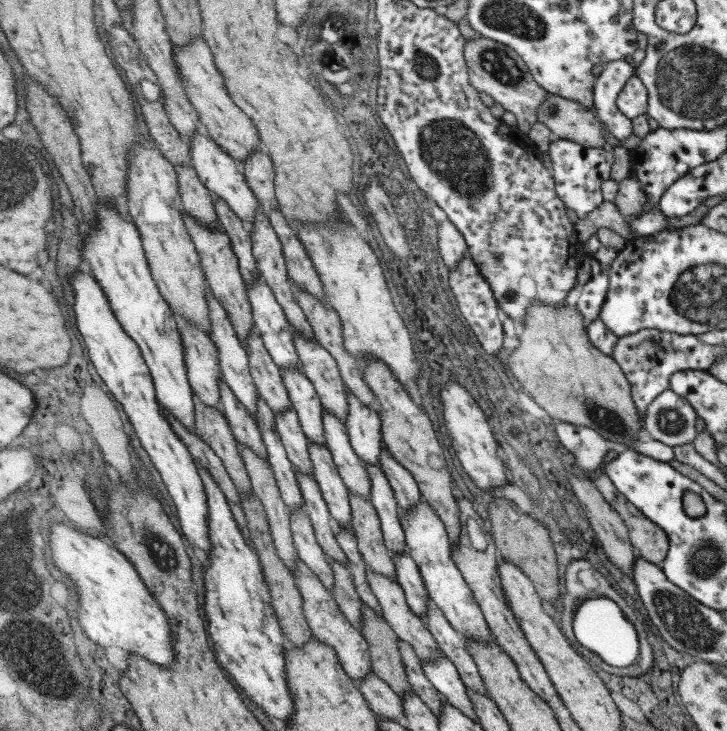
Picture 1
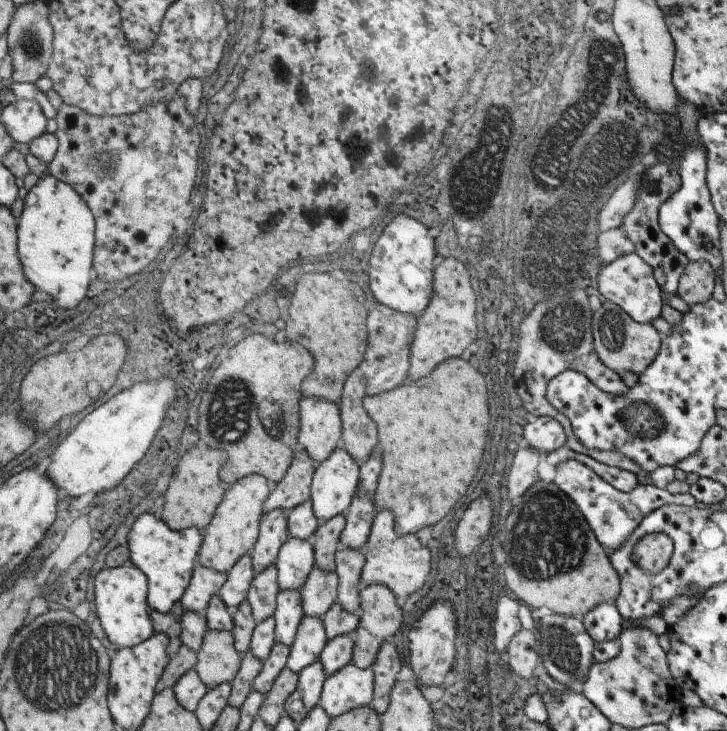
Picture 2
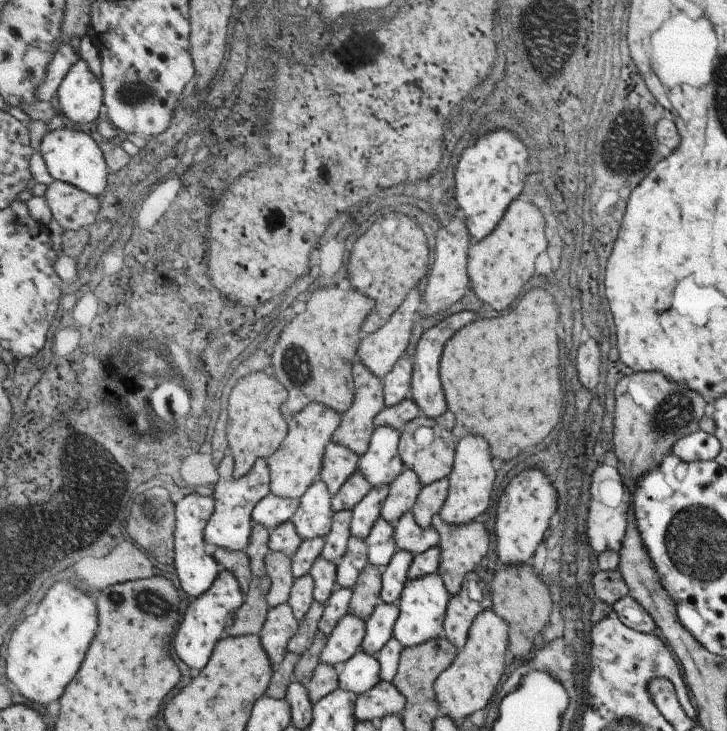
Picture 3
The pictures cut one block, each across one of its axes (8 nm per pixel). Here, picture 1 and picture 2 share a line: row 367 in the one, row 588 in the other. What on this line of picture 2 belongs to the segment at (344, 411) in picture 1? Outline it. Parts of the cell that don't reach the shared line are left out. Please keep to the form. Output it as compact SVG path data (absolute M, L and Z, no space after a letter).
M315 566L309 580L301 588L305 616L323 620L327 612L339 602L339 584L341 578L337 572L325 572L323 568Z

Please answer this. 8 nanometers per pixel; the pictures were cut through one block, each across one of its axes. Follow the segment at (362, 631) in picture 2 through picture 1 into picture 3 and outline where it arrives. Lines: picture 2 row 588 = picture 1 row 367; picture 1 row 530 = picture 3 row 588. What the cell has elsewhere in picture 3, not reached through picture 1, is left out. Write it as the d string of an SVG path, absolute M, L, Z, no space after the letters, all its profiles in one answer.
M439 514L433 516L431 528L437 530L437 534L439 534L439 544L437 546L441 548L441 560L439 560L437 572L441 574L449 594L455 596L455 594L461 592L461 584L463 584L465 576L469 572L473 572L473 568L479 564L479 560L487 552L487 546L489 546L487 530L485 530L485 526L481 522L469 522L469 524L463 524L463 526L453 526L453 524L443 522L443 518Z

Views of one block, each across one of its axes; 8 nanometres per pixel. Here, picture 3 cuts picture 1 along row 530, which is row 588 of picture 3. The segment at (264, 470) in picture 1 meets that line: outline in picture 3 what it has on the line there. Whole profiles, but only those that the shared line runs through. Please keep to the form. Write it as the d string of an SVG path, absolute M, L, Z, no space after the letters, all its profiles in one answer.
M271 552L267 556L267 570L273 580L273 588L269 594L271 608L289 604L295 582L297 582L295 570L293 570L293 558L285 552Z

